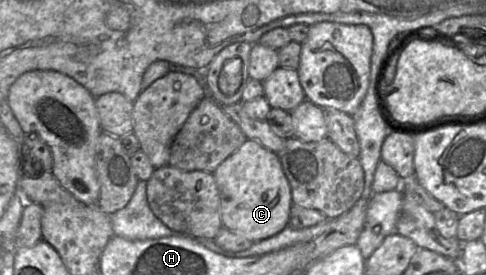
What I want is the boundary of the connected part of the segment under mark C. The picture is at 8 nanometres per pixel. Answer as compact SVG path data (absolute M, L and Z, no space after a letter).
M247 139L213 172L220 194L222 226L255 243L268 239L288 226L293 205L291 187L278 154Z

